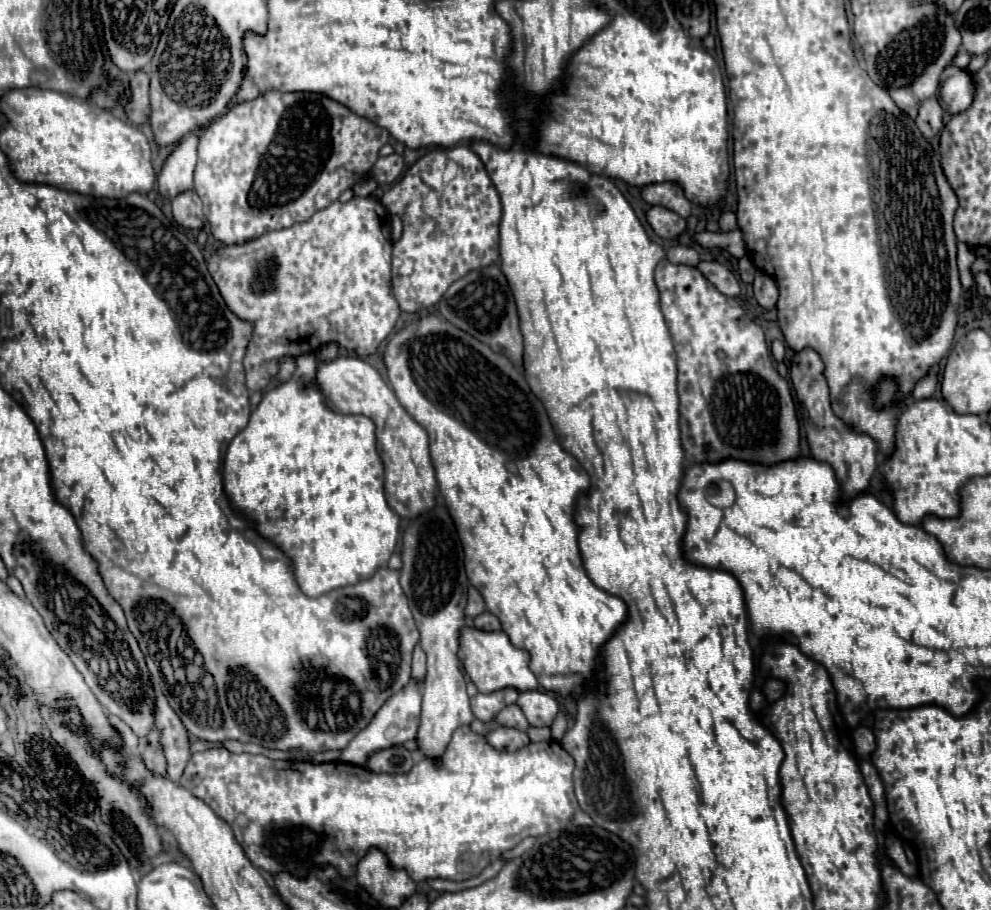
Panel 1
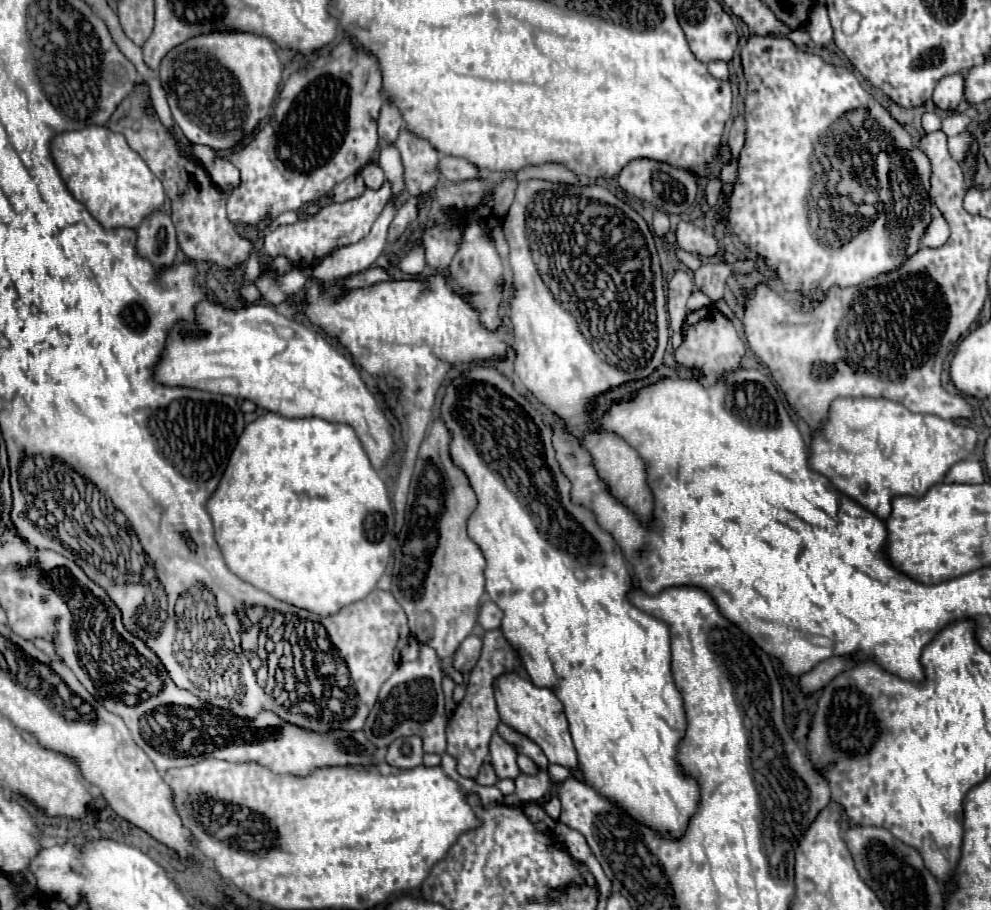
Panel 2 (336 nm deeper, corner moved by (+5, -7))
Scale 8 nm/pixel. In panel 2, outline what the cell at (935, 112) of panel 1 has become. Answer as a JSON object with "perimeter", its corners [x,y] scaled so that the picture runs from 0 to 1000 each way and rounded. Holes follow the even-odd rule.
{"perimeter":[[[962,80],[952,85],[941,102],[943,118],[950,122],[964,122],[966,115],[974,109],[974,85],[972,80]]]}

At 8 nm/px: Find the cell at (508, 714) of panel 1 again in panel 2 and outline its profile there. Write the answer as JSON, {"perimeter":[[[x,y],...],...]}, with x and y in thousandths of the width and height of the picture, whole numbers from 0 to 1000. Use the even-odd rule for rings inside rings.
{"perimeter":[[[502,805],[495,810],[493,827],[495,827],[495,841],[504,856],[510,856],[510,854],[522,856],[526,852],[526,847],[522,843],[522,825],[510,812],[506,812]]]}

